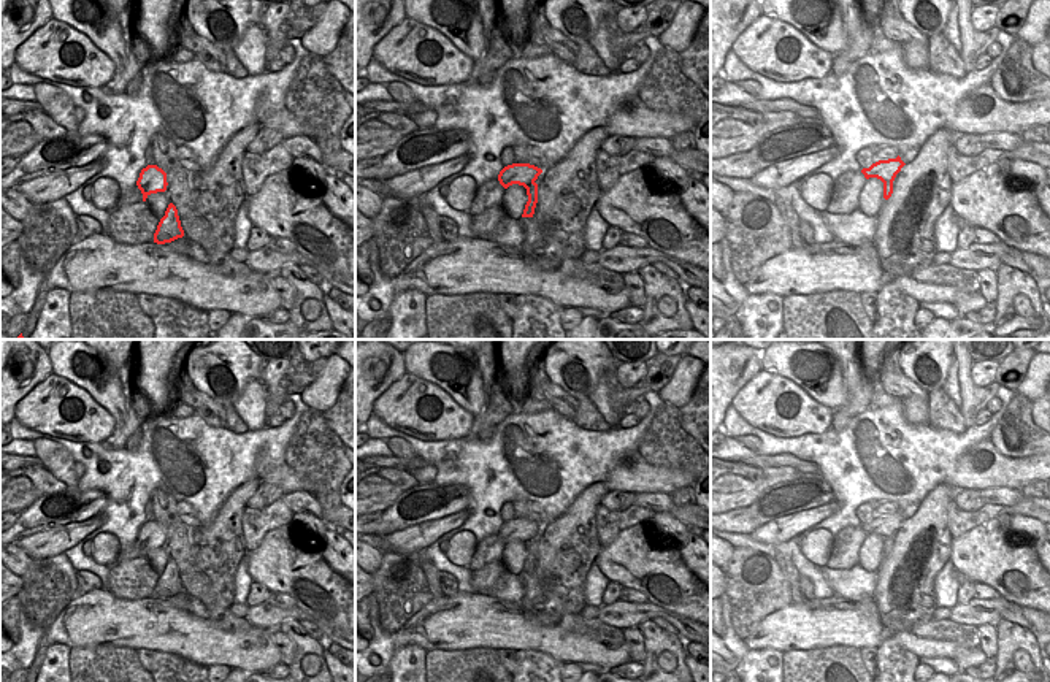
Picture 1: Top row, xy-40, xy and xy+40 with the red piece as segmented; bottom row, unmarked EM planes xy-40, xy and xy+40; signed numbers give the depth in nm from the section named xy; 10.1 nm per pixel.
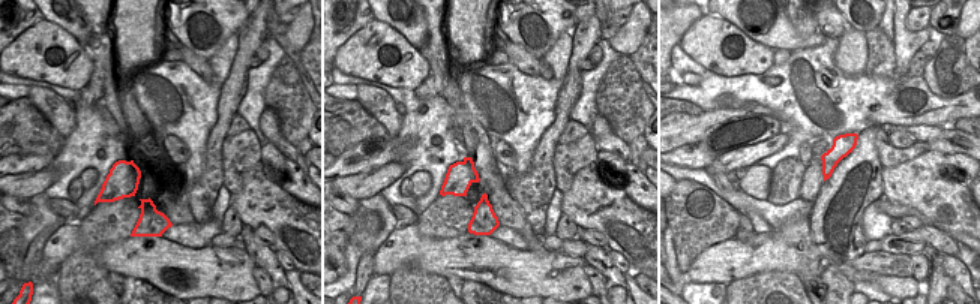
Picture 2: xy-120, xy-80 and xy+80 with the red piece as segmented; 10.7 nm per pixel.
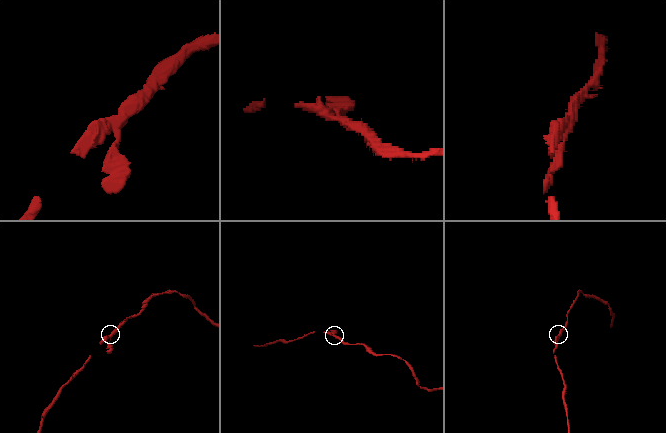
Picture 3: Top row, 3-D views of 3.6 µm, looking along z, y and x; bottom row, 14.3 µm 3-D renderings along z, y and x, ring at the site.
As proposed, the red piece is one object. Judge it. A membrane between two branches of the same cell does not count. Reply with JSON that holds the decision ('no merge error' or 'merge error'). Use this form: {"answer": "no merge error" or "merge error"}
{"answer": "no merge error"}

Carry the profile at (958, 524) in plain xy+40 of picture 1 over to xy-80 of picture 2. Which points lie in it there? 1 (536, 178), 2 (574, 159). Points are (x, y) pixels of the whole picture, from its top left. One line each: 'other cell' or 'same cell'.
1: other cell
2: same cell

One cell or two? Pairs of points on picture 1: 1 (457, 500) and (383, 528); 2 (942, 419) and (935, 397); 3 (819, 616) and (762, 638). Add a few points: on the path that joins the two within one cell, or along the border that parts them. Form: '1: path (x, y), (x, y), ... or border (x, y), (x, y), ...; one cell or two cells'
1: border (383, 511), (383, 519), (397, 530); two cells
2: path (942, 414), (938, 402); one cell
3: path (804, 627), (776, 632); one cell

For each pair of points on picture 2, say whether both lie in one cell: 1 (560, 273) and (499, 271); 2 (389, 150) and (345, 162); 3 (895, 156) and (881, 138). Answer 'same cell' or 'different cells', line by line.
1: same cell
2: same cell
3: same cell

